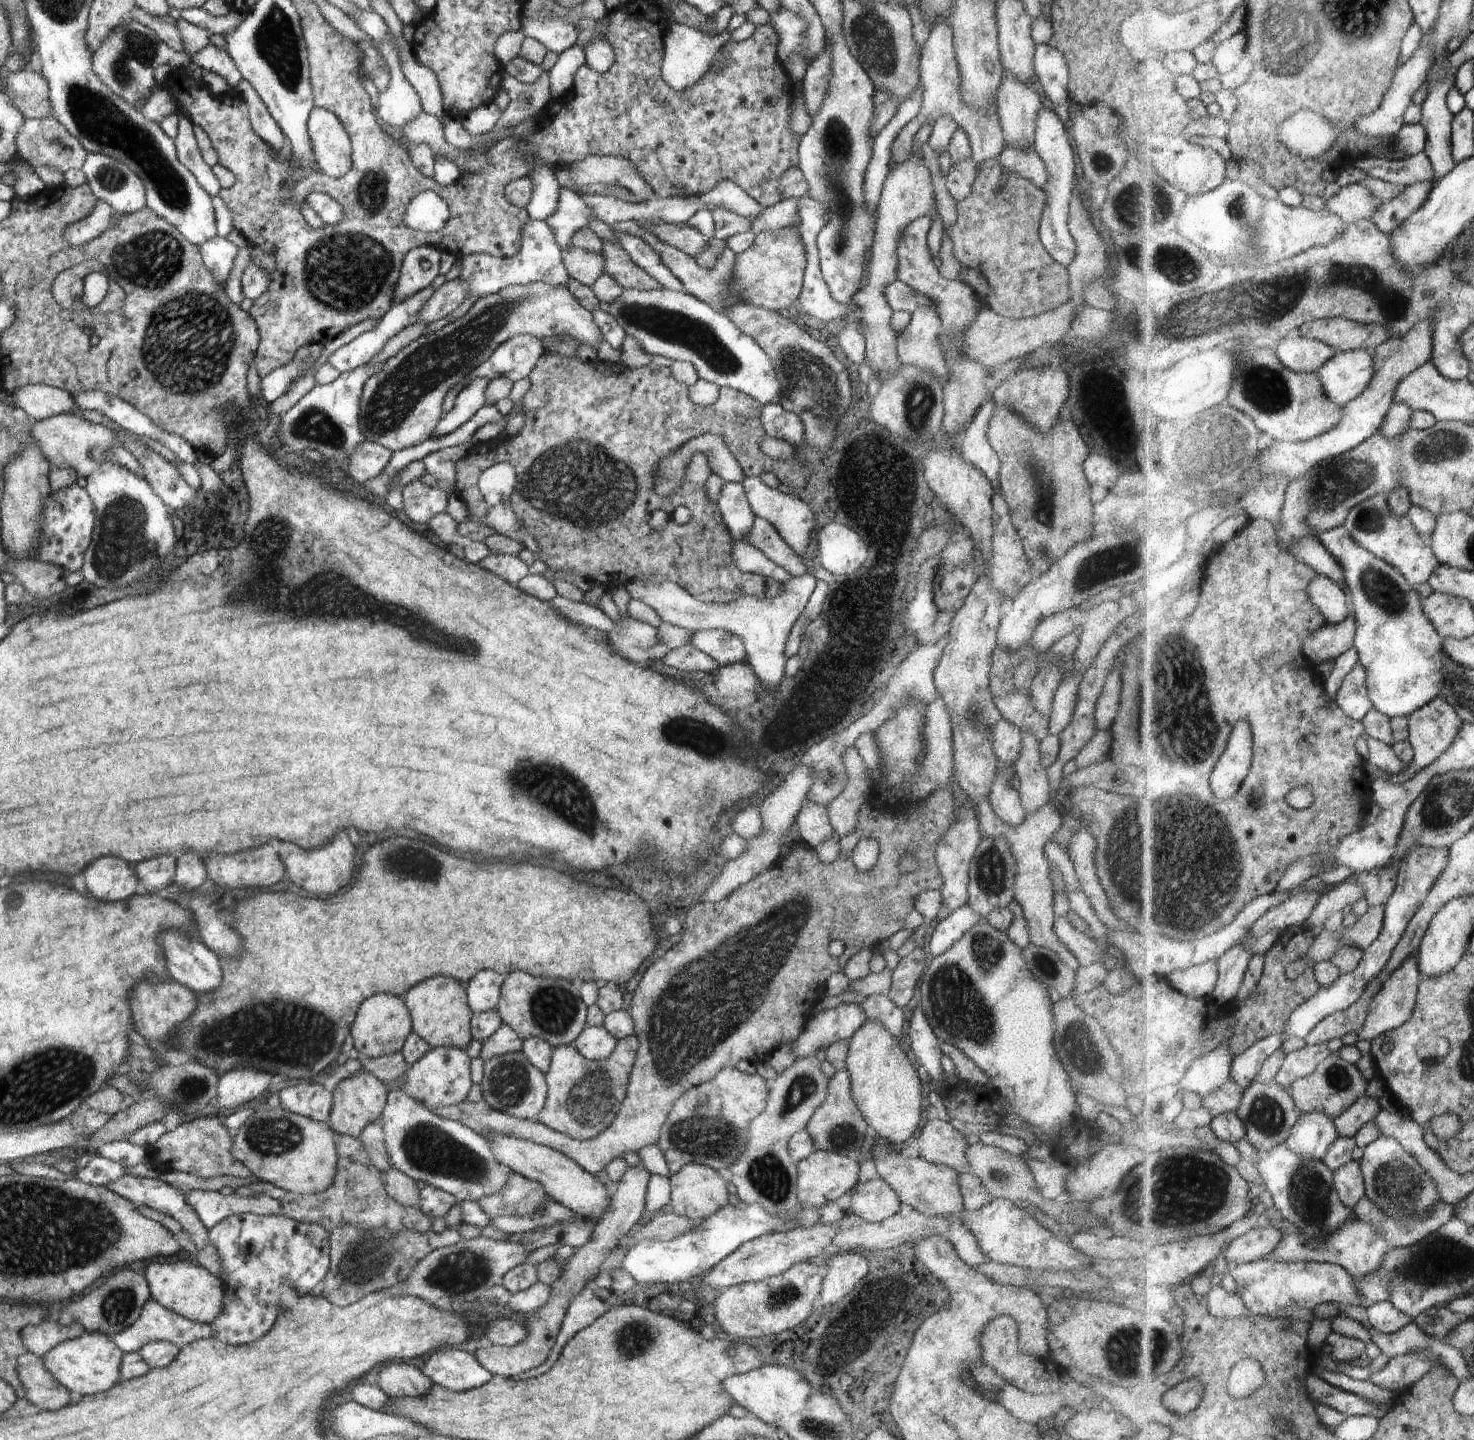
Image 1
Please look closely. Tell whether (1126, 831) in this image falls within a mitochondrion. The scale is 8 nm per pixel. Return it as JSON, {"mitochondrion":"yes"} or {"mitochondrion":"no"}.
{"mitochondrion":"yes"}

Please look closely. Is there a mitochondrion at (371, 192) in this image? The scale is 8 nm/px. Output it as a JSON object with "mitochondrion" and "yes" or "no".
{"mitochondrion":"yes"}

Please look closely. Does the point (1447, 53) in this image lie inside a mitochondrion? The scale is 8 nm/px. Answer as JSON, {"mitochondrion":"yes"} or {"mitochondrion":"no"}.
{"mitochondrion":"no"}

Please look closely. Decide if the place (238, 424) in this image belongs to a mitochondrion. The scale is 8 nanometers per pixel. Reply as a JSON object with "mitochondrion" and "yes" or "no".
{"mitochondrion":"no"}

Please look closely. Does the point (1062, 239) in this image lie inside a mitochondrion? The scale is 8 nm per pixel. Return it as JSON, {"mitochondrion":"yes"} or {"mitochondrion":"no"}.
{"mitochondrion":"no"}

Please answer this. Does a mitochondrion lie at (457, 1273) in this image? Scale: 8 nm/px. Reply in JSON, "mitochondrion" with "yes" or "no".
{"mitochondrion":"yes"}

